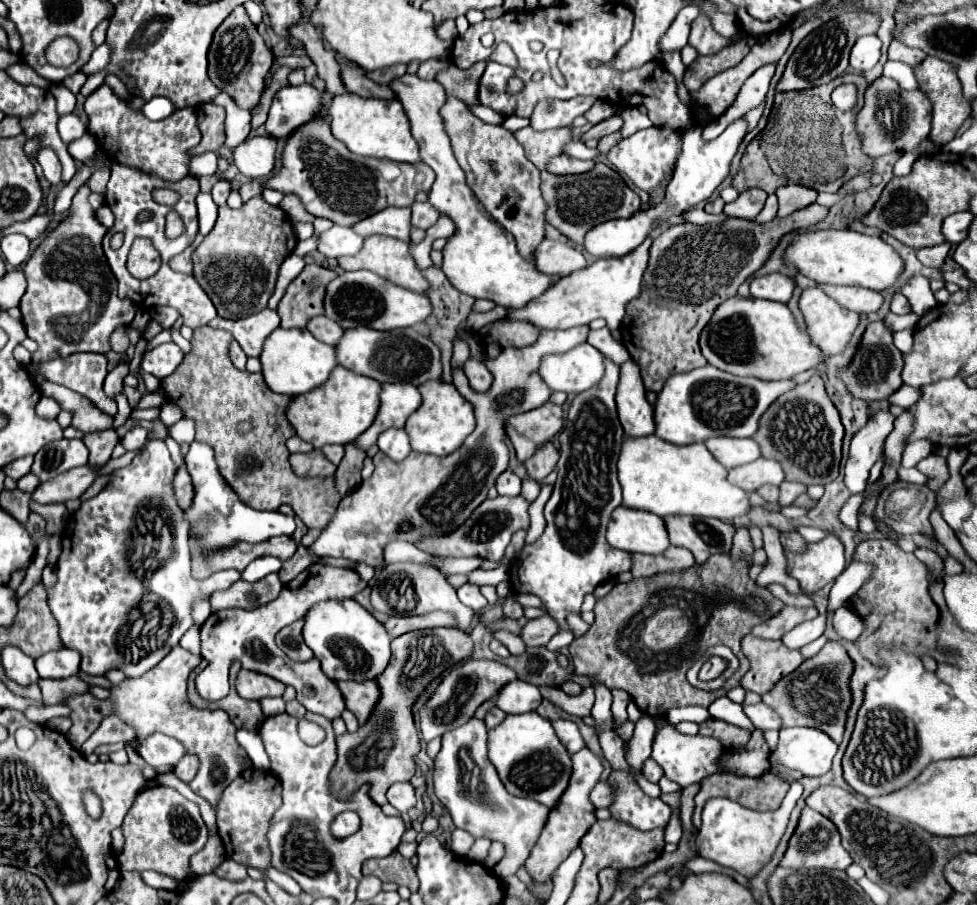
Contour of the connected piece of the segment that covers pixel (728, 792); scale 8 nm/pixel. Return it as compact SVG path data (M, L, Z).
M773 770L767 772L767 774L763 774L761 778L745 778L745 776L733 776L733 774L713 774L713 776L705 778L705 780L701 780L701 790L695 796L693 826L695 828L701 826L701 808L703 808L703 804L705 804L707 798L713 798L713 796L731 798L731 800L739 802L745 808L765 812L765 810L777 810L781 806L781 800L785 798L787 790L789 790L789 782L783 780L779 774L775 774Z

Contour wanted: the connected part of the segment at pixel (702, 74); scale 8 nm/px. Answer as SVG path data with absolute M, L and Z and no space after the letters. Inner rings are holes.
M739 40L735 42L731 48L723 48L721 52L713 54L713 56L699 56L687 70L685 70L685 86L689 92L697 92L709 78L713 78L715 74L729 70L731 66L739 64L745 54L749 52L747 42Z

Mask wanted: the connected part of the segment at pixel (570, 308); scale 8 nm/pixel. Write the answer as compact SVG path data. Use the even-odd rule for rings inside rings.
M645 240L629 256L601 258L591 266L581 268L557 280L543 296L529 302L525 308L517 308L517 310L509 308L507 316L511 320L527 320L543 330L573 328L573 326L589 324L595 318L605 318L609 324L609 330L613 332L619 328L625 316L625 306L641 294L641 282L649 260L649 246L651 246L651 240Z

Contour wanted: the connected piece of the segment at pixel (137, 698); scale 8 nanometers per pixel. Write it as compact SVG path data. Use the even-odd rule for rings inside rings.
M175 646L155 668L145 672L139 678L125 678L121 684L111 688L111 700L97 700L93 694L79 694L67 698L65 704L73 708L71 720L73 730L67 732L67 740L73 748L81 750L81 744L97 730L103 716L109 712L117 712L123 722L137 730L137 738L145 738L153 732L163 732L167 736L175 736L187 746L187 754L197 754L201 760L199 774L189 782L191 790L217 806L221 800L221 792L241 774L241 758L243 748L235 740L235 726L231 724L227 712L223 710L195 710L187 704L187 678L193 668L201 662L201 656L187 652L181 646Z

